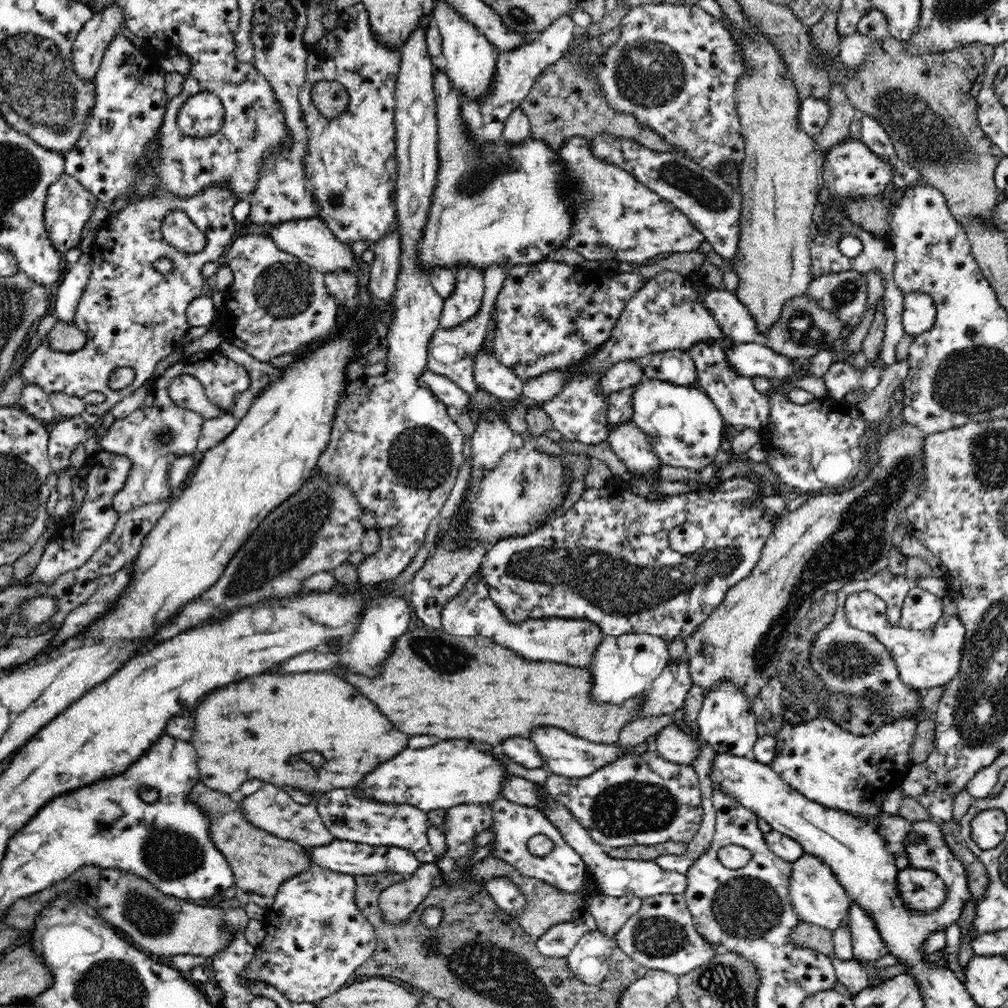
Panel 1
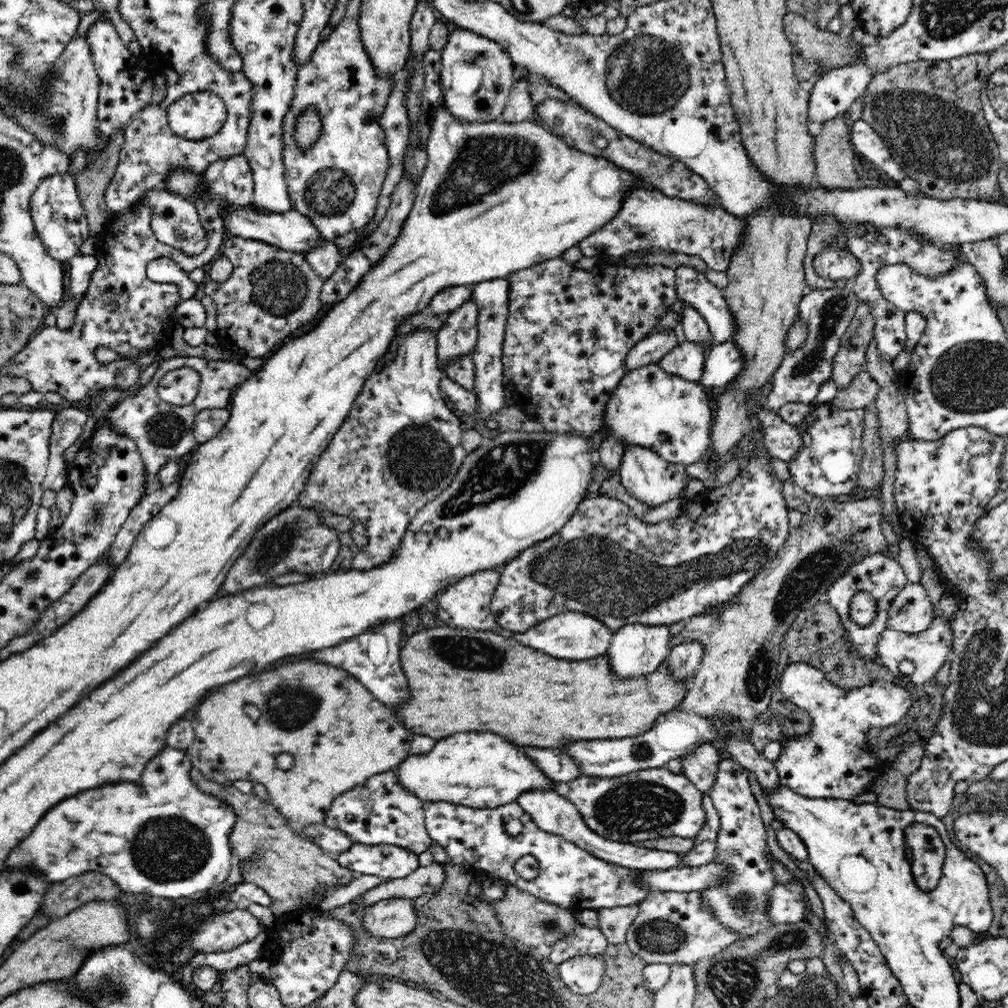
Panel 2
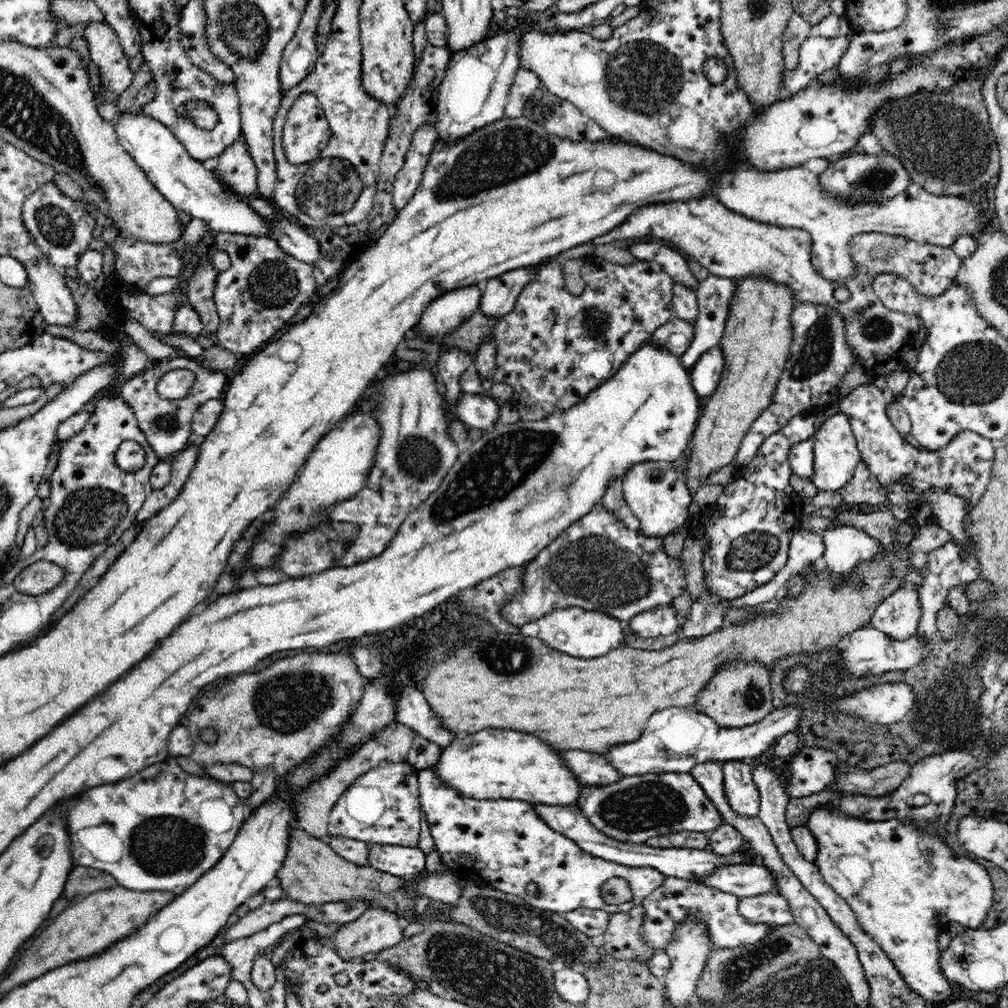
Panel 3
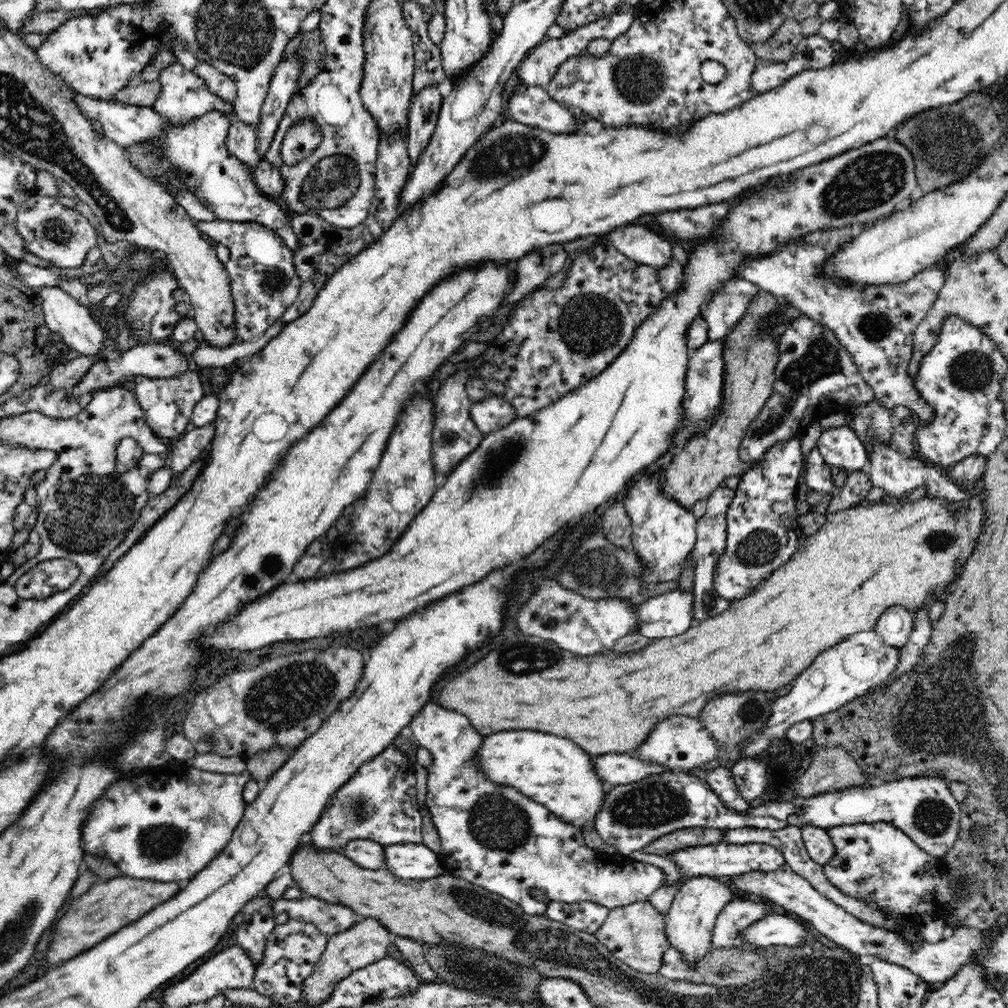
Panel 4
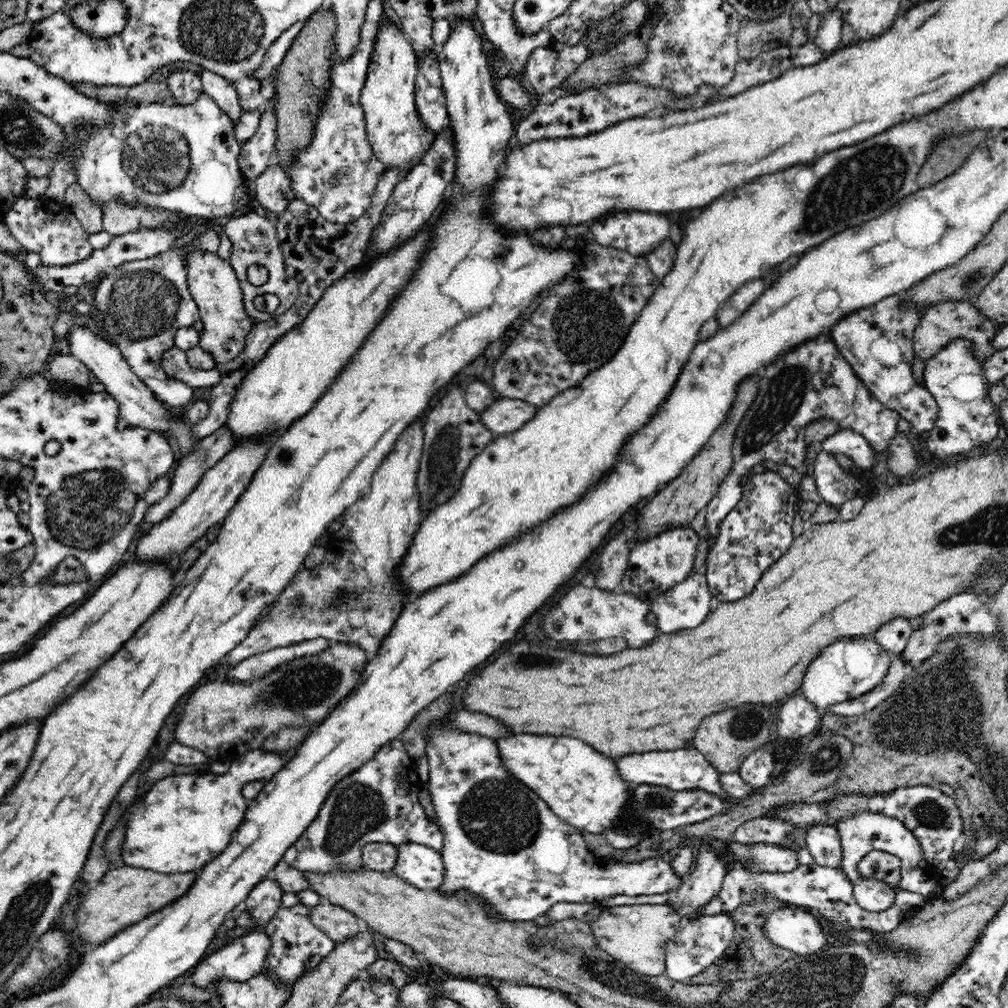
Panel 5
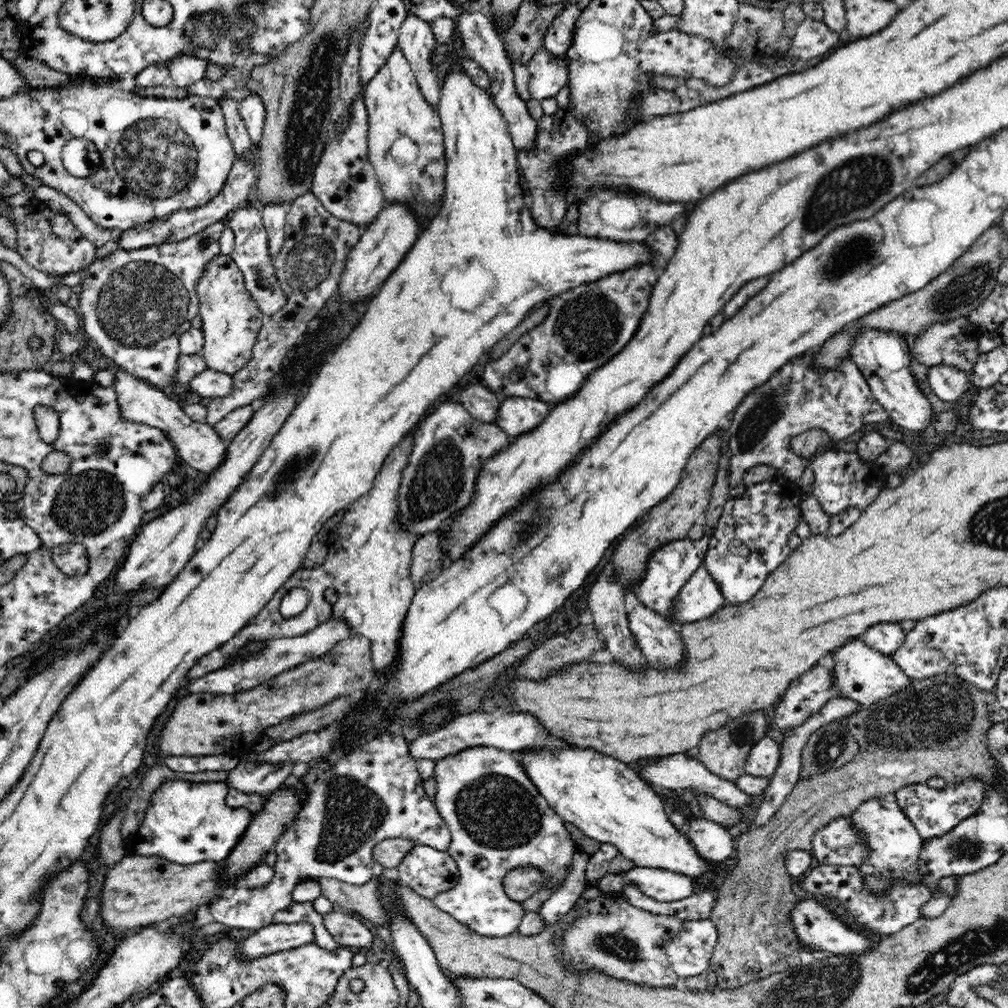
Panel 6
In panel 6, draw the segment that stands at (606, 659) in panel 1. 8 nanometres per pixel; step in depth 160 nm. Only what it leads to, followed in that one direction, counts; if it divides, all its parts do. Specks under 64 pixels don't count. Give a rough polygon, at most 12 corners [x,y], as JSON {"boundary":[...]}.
{"boundary":[[702,564],[680,589],[671,618],[681,625],[726,605]]}

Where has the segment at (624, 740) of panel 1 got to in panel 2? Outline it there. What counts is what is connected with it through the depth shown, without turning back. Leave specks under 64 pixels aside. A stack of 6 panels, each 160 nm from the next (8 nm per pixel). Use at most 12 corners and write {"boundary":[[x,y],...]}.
{"boundary":[[813,497],[721,611],[676,709],[752,724],[798,614],[887,548],[878,497]]}

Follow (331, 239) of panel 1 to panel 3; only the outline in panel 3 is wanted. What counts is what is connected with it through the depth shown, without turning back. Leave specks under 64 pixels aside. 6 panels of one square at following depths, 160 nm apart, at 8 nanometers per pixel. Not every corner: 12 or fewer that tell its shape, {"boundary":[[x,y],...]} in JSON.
{"boundary":[[116,115],[120,144],[174,208],[216,232],[272,223],[162,122]]}

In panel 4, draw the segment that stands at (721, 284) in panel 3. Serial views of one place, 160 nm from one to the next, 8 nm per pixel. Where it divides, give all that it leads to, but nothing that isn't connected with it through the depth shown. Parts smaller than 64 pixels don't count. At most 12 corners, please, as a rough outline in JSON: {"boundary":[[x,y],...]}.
{"boundary":[[728,279],[700,309],[709,340],[723,339],[761,290]]}

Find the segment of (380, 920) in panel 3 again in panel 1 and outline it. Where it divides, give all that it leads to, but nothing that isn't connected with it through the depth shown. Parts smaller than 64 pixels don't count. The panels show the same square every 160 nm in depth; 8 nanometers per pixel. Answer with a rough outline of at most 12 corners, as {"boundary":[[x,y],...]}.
{"boundary":[[420,863],[411,878],[388,886],[379,906],[388,923],[404,922],[440,872]]}

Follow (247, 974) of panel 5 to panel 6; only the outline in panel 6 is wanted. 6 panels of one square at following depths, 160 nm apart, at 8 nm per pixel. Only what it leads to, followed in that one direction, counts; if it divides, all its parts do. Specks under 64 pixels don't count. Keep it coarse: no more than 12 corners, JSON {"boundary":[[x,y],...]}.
{"boundary":[[307,922],[274,924],[246,937],[237,954],[246,962],[314,943]]}

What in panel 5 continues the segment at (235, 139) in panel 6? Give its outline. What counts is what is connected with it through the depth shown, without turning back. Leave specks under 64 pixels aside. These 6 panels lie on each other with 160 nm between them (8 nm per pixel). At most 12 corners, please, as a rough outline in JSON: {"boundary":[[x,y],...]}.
{"boundary":[[206,69],[203,92],[235,124],[243,113],[235,86]]}

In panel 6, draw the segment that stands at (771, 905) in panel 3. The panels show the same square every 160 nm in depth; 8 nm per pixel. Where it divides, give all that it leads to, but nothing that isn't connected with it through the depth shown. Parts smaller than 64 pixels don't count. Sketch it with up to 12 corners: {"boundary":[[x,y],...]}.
{"boundary":[[709,918],[683,922],[665,947],[680,981],[706,973],[718,938]]}

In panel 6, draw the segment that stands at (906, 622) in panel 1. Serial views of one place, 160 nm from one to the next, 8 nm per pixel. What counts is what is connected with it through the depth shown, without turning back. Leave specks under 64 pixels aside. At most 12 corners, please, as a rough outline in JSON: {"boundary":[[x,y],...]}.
{"boundary":[[880,623],[861,636],[866,645],[890,656],[904,642],[900,623]]}

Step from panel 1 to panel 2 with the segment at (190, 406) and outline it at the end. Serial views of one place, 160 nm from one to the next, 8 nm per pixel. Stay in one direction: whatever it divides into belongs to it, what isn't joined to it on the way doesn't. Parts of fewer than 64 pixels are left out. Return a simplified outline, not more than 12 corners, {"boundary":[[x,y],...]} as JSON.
{"boundary":[[192,368],[166,372],[159,398],[173,406],[190,405],[201,376]]}

